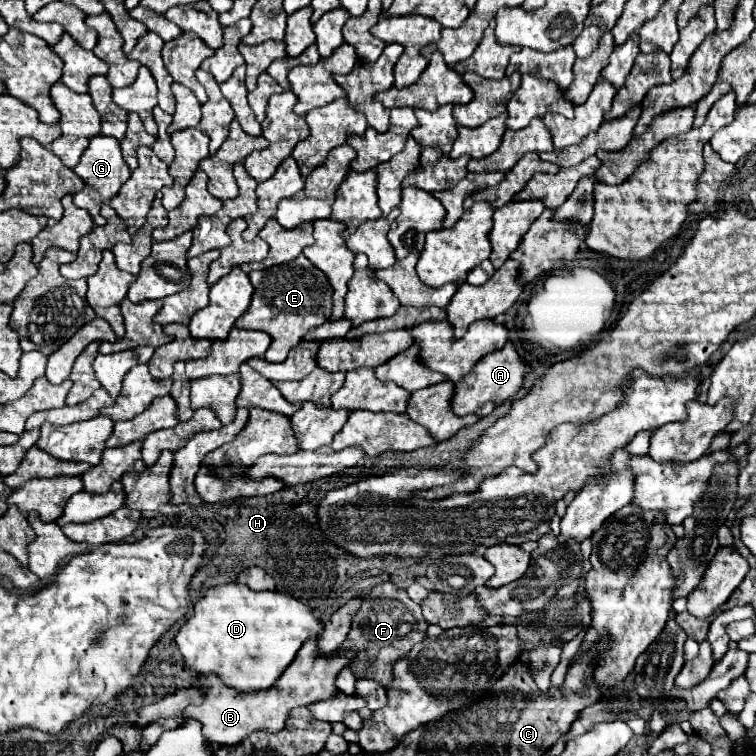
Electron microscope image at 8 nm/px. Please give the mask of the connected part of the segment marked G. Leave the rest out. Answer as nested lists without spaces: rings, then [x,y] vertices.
[[[95,136],[75,166],[75,174],[87,188],[95,190],[101,200],[111,200],[119,194],[119,188],[131,176],[131,170],[121,156],[119,140]]]

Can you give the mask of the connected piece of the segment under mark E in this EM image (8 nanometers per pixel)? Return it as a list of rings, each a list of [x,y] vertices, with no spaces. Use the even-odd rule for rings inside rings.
[[[299,254],[291,262],[277,264],[261,272],[251,272],[249,278],[255,294],[249,310],[235,322],[235,326],[271,334],[273,342],[263,358],[269,362],[283,362],[287,358],[287,352],[303,340],[309,328],[321,326],[329,320],[333,308],[333,288],[327,276],[319,268],[315,268],[315,264],[311,264],[303,254]]]

